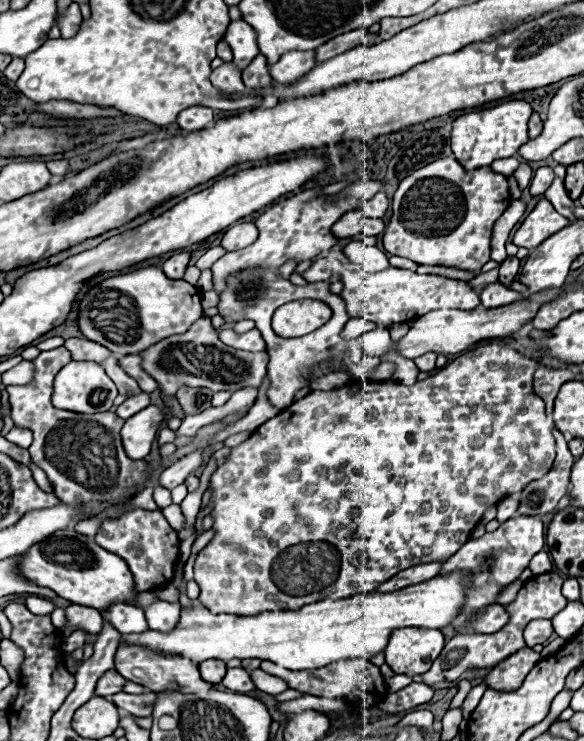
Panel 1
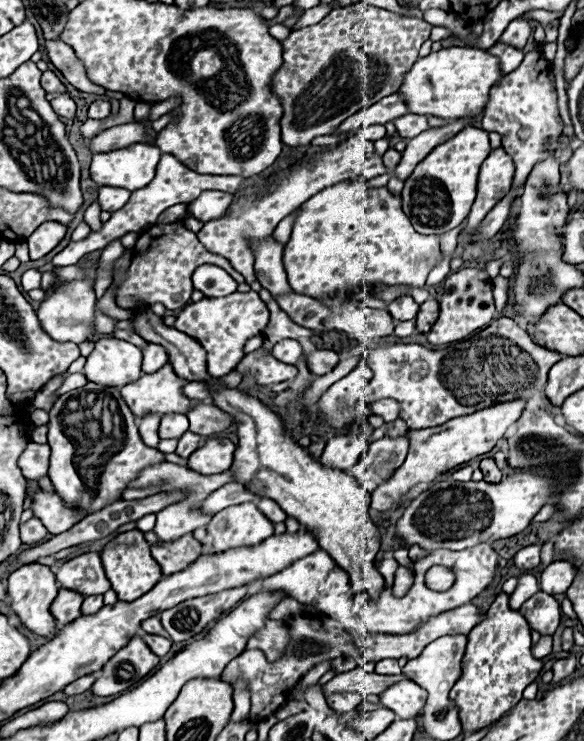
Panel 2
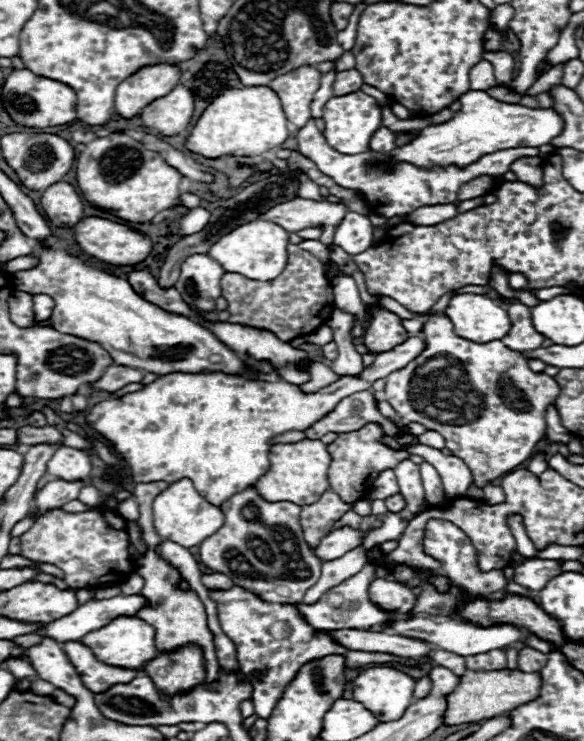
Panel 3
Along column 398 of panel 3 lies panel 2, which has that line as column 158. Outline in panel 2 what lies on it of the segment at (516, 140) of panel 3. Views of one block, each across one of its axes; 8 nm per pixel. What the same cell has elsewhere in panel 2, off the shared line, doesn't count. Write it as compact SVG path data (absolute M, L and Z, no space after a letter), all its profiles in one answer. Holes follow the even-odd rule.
M140 142L106 154L94 154L90 176L98 186L116 186L132 192L152 180L160 156L160 148Z

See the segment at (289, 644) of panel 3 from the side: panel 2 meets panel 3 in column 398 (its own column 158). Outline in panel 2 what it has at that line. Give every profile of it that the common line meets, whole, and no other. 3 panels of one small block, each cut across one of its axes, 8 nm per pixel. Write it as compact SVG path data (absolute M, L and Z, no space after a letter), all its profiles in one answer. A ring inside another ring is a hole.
M134 636L128 646L116 652L116 656L100 670L100 676L92 684L92 692L96 696L118 696L156 668L158 662L160 658L150 652L144 640Z

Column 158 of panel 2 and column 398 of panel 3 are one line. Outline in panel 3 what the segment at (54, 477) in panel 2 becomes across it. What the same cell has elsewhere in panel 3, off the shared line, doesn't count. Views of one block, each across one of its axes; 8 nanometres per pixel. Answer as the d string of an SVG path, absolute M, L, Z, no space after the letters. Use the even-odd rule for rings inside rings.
M366 424L364 428L356 430L356 432L342 432L338 434L338 438L328 444L330 448L330 488L344 500L344 502L358 502L364 492L372 486L372 482L378 478L378 474L386 468L394 468L394 464L400 464L402 460L406 460L410 454L404 450L392 450L384 444L380 444L380 436L384 436L384 432L380 430L378 424Z

